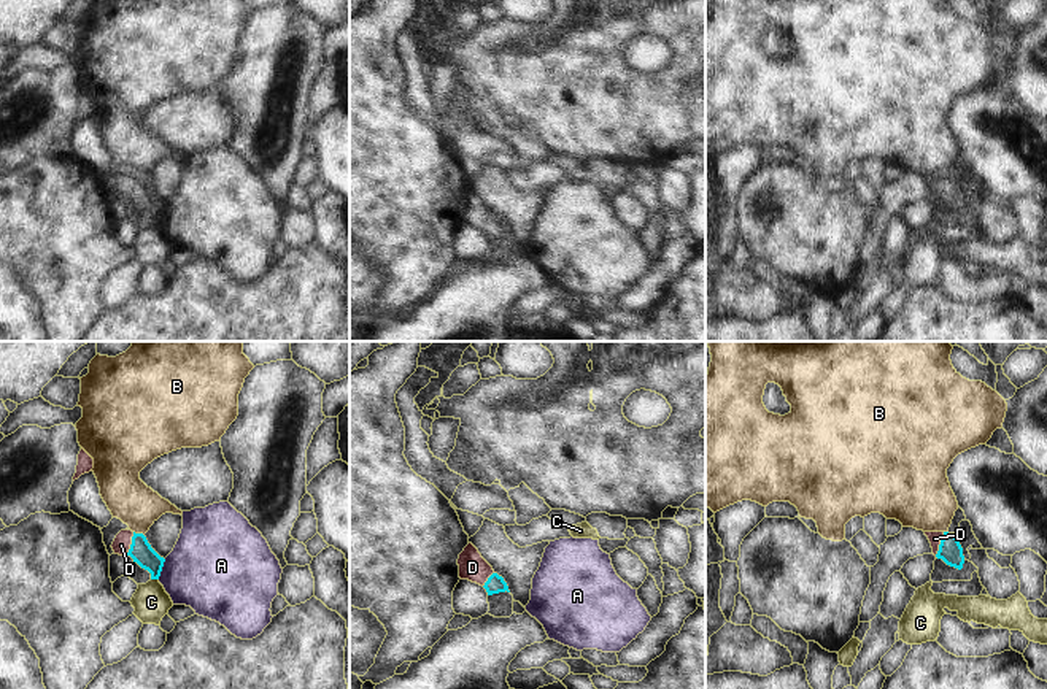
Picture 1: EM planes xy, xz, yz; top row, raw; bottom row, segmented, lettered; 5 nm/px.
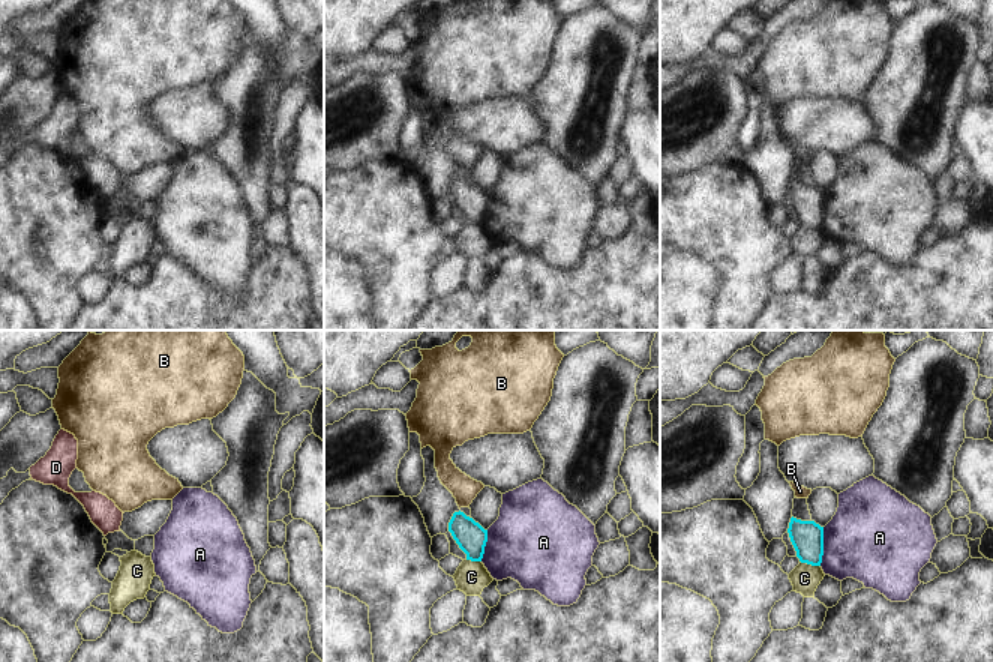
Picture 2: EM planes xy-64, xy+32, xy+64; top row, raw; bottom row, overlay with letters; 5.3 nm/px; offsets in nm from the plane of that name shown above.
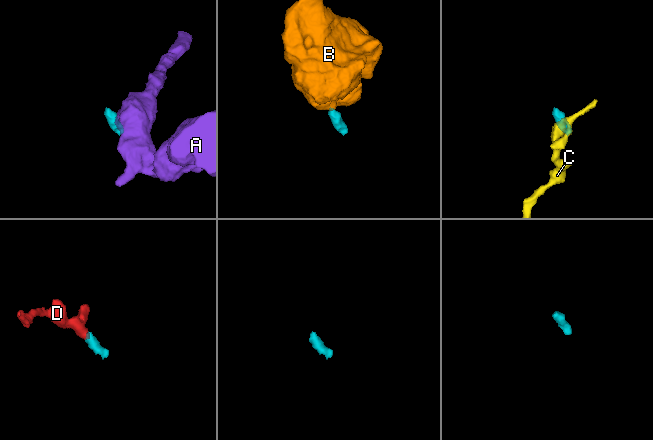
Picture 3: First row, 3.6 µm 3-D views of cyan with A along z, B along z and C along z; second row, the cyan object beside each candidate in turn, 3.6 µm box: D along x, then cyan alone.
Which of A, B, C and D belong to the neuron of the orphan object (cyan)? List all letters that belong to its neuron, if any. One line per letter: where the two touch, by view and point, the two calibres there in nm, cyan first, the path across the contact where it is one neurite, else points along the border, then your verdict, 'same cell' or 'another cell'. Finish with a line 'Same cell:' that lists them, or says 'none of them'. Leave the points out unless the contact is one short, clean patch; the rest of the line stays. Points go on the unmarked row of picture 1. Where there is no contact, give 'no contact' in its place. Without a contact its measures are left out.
A: xy (161, 213) | 120/420 nm | along xy (166, 204), (158, 223) | another cell
B: xy (139, 178) | 120/220 nm | along xy (134, 175), (143, 180) | another cell
C: xy (154, 223) | 120/180 nm | along xy (151, 223), (158, 224) | another cell
D: xy (132, 188) | 120/90 nm | across xy (142, 197), (132, 188), (121, 189) | same cell
Same cell: D

